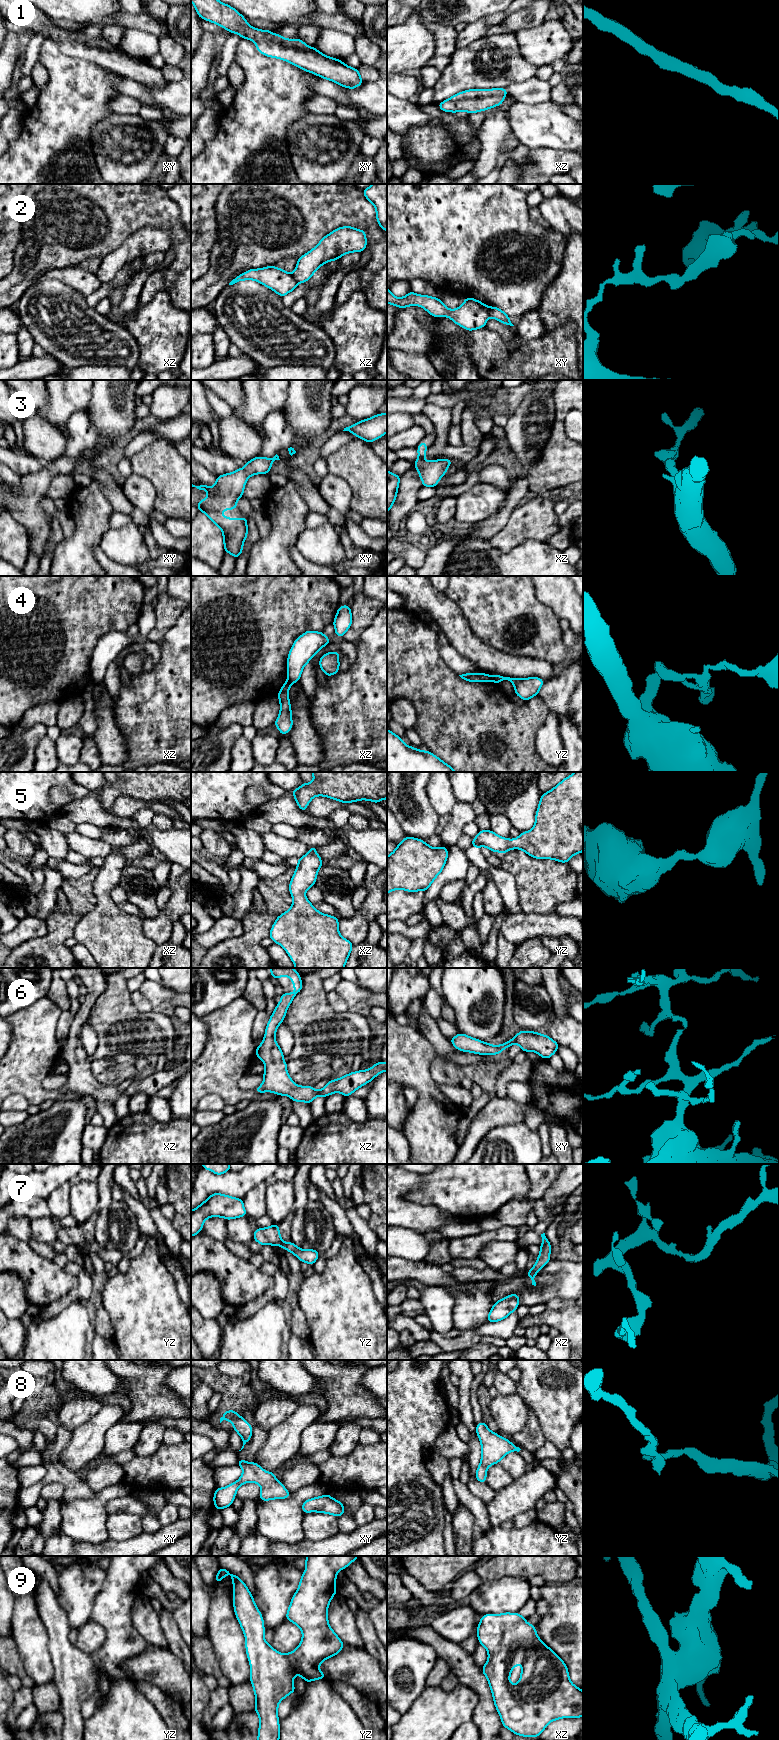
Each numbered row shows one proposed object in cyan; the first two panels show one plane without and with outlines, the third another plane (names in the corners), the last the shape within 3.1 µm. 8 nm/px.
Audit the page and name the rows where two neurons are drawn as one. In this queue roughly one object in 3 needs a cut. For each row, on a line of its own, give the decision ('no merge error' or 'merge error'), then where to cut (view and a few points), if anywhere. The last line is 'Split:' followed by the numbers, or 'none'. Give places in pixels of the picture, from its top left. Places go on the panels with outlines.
1: no merge error | no cut
2: merge error | xy (489, 307), (490, 316)
3: no merge error | no cut
4: merge error | yz (489, 676), (492, 680)
5: no merge error | no cut
6: no merge error | no cut
7: no merge error | no cut
8: no merge error | no cut
9: no merge error | no cut
Split: 2, 4

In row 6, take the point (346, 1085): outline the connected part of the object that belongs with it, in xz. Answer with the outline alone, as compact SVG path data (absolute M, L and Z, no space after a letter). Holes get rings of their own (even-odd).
M270 968L270 972L272 978L274 979L278 979L282 976L289 977L293 982L295 992L283 993L281 995L281 1000L279 1003L277 1003L277 1006L272 1015L270 1016L269 1022L267 1023L264 1039L262 1043L256 1048L256 1058L259 1058L263 1061L265 1065L265 1071L263 1073L264 1080L262 1084L258 1088L256 1088L254 1092L272 1092L280 1096L287 1095L291 1098L292 1101L306 1102L310 1104L318 1096L324 1096L326 1098L327 1096L336 1092L341 1093L345 1097L349 1097L354 1091L372 1081L377 1075L387 1071L387 1063L379 1061L368 1070L359 1070L357 1072L351 1072L341 1078L330 1080L325 1087L318 1091L316 1091L313 1088L313 1086L296 1085L291 1079L291 1076L287 1073L287 1062L283 1060L284 1053L281 1051L278 1043L275 1040L275 1033L277 1031L278 1026L283 1022L286 1016L286 1011L290 1006L293 998L301 991L303 983L298 970L294 970L292 968Z

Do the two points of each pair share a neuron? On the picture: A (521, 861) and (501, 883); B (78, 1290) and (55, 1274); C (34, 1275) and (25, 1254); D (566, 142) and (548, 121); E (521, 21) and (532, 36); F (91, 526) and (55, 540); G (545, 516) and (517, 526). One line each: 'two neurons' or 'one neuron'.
A: two neurons
B: two neurons
C: one neuron
D: one neuron
E: two neurons
F: two neurons
G: one neuron

